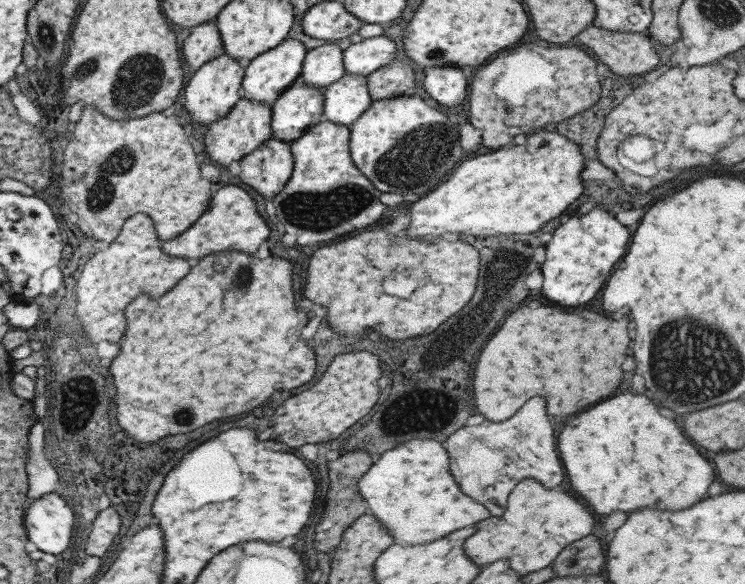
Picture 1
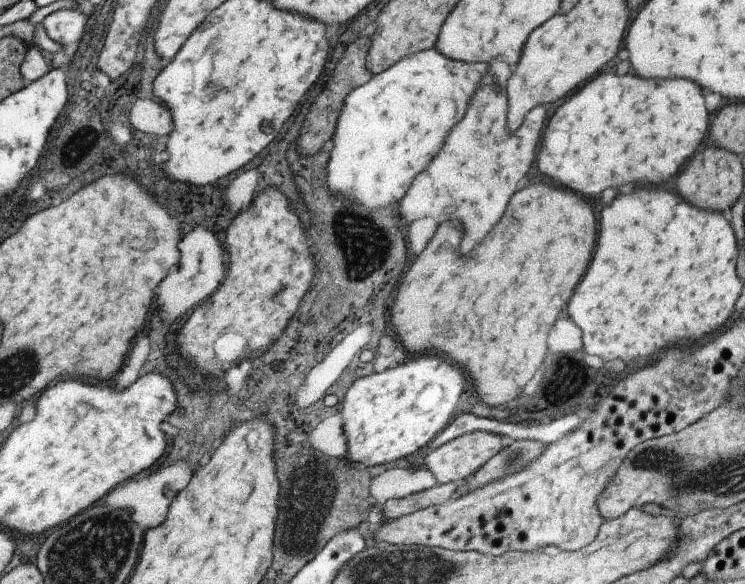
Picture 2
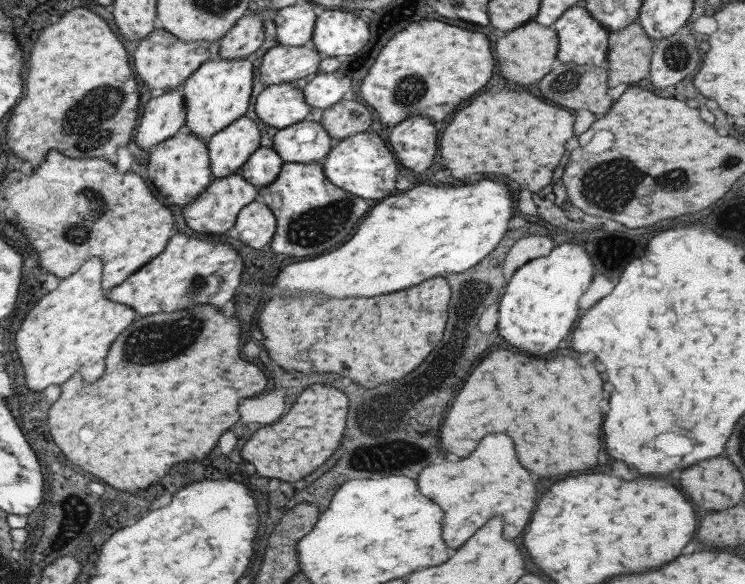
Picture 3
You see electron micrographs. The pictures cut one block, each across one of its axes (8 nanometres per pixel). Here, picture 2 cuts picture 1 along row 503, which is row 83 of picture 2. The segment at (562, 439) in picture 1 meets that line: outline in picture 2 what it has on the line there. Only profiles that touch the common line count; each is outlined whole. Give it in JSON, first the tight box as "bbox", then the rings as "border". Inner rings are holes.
{"bbox":[537,74,709,196],"border":[[[597,74],[577,92],[567,96],[549,116],[537,152],[537,170],[551,180],[583,194],[599,196],[607,186],[627,182],[659,184],[671,178],[703,140],[709,124],[701,88],[691,80],[643,80],[639,76]]]}

